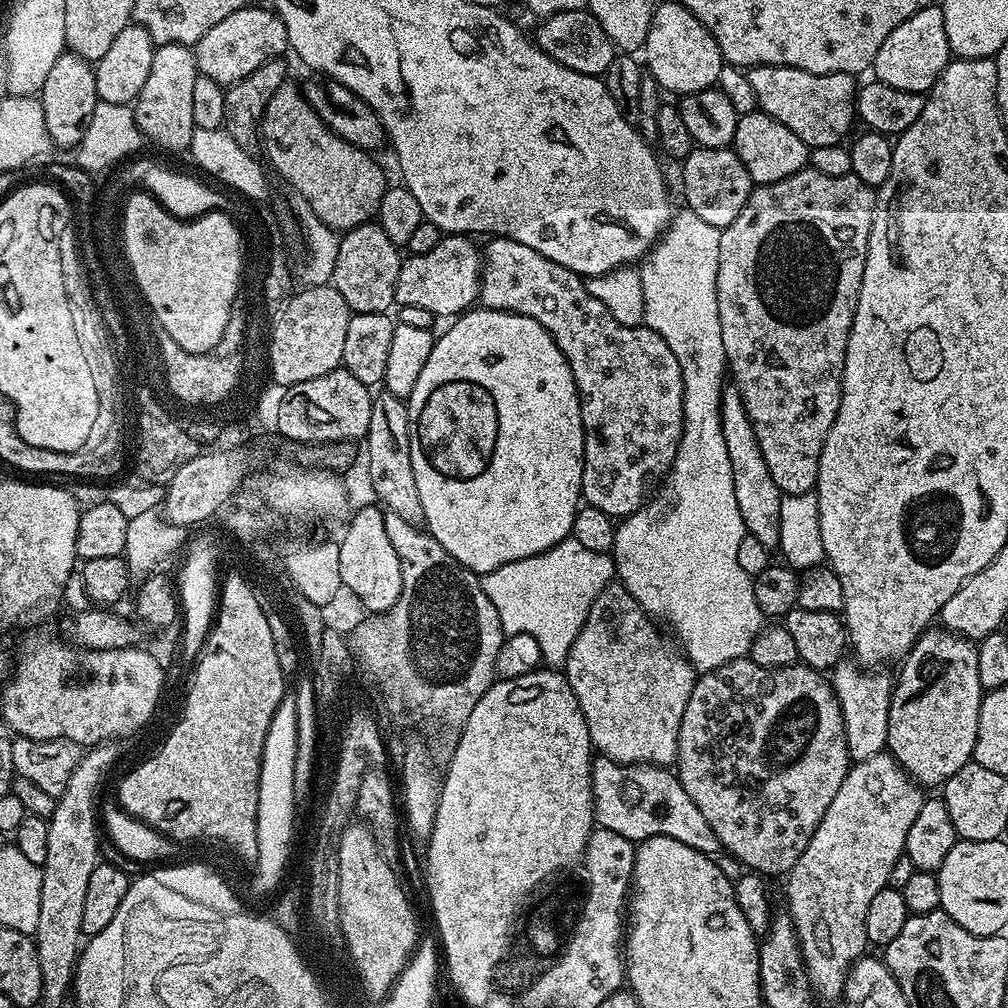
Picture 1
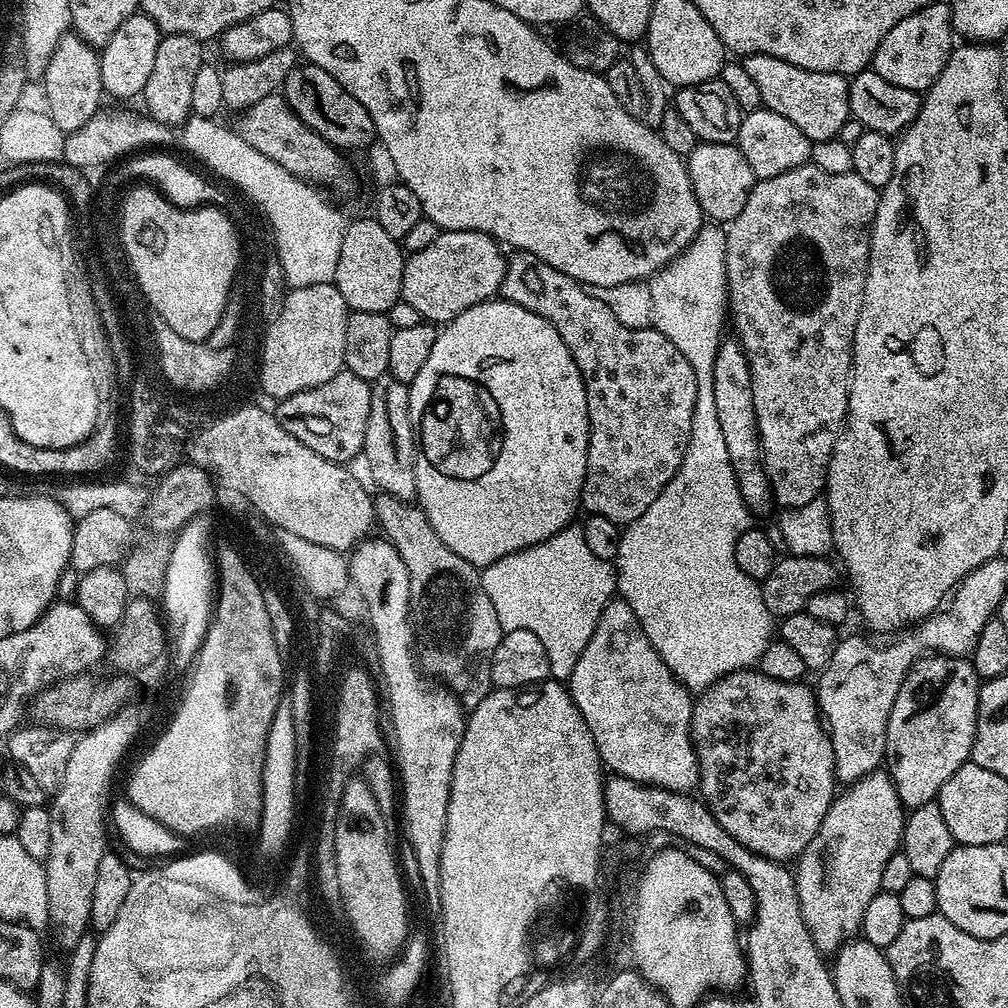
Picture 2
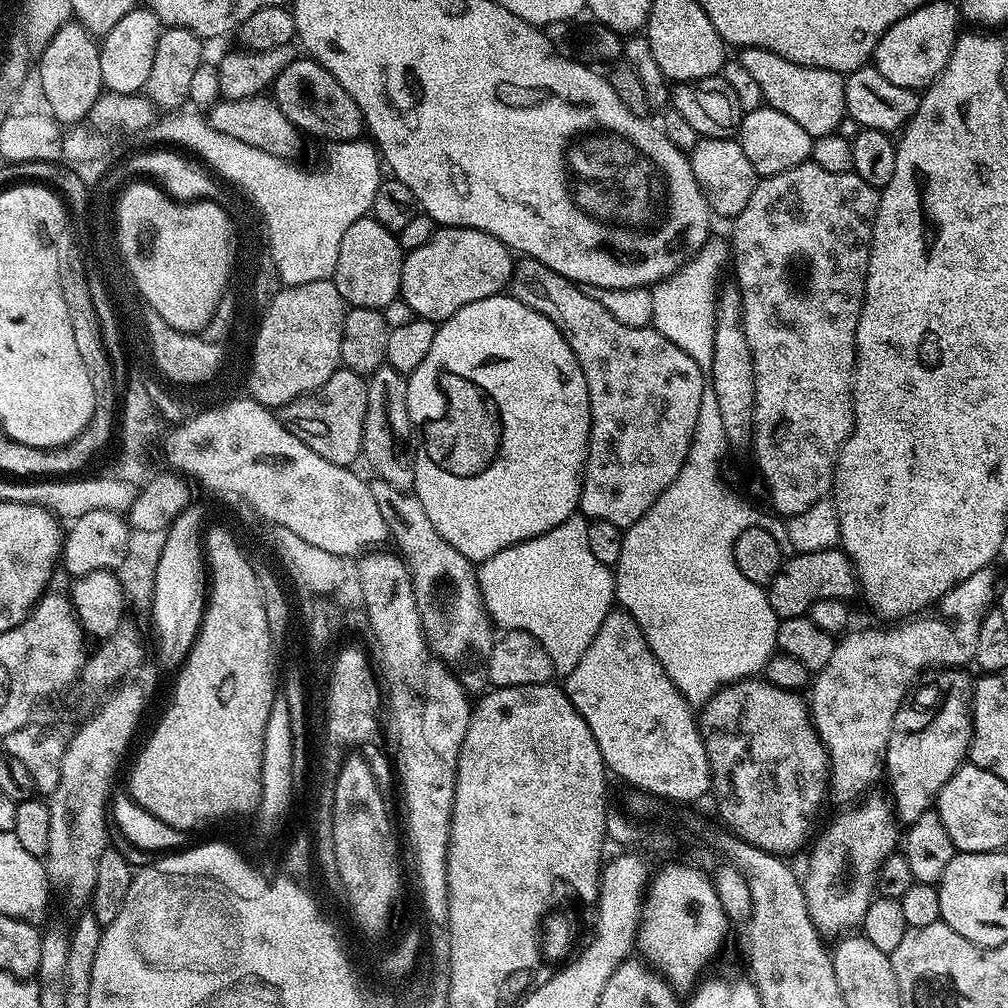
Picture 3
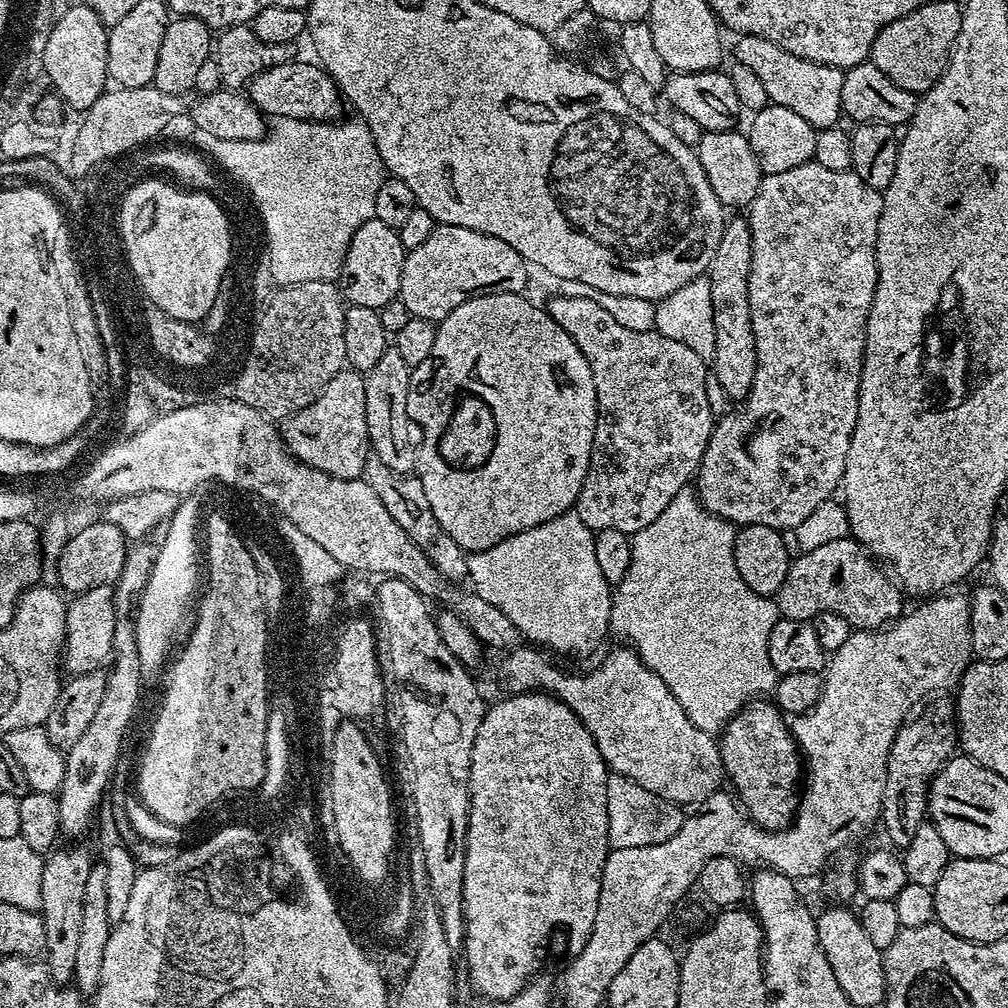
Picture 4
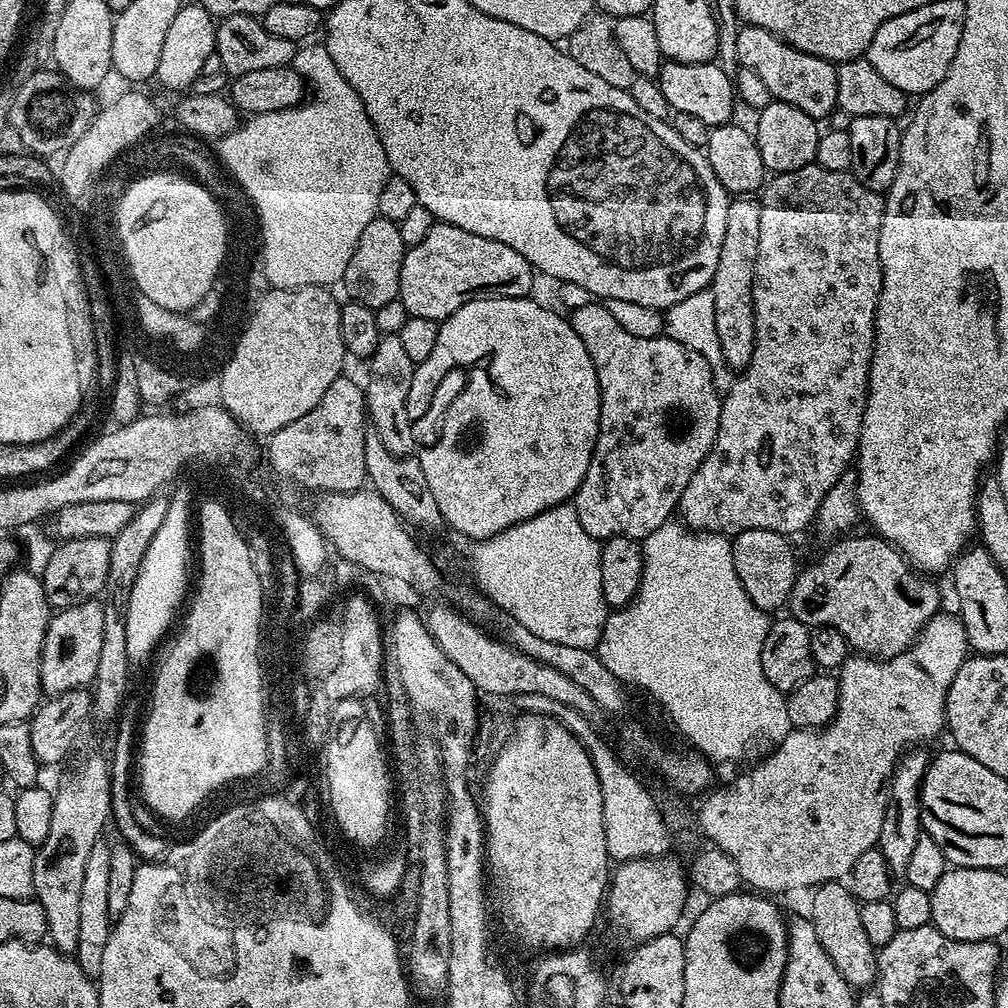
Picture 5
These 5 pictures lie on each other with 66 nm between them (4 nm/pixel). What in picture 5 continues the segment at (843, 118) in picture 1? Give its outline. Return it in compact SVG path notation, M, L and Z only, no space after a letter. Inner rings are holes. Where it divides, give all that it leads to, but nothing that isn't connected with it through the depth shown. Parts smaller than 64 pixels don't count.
M753 24L737 27L736 62L739 67L754 70L754 74L762 78L773 101L794 106L814 121L823 121L823 116L837 111L837 65L831 60L823 60L814 54L792 48L785 40L779 40L777 36L770 34L770 30L762 30Z

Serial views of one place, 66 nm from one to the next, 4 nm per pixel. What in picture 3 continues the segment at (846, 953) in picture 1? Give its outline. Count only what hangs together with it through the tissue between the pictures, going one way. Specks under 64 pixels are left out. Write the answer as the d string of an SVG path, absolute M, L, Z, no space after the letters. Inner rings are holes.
M867 800L843 811L846 813L817 838L808 858L808 873L802 876L806 906L814 926L822 934L840 934L855 929L852 927L863 921L868 903L874 898L876 870L885 857L897 851L898 825L889 801Z

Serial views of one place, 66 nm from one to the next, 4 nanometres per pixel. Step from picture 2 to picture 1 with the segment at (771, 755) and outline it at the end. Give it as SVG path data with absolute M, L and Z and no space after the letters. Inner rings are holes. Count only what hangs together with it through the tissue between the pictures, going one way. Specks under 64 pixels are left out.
M750 658L731 660L714 670L703 673L692 688L690 702L686 702L686 710L682 714L682 726L678 728L678 754L675 771L680 777L680 785L690 794L694 806L710 822L710 830L718 834L721 849L729 852L736 860L741 860L745 869L751 870L765 878L783 877L802 858L802 850L810 846L810 838L814 838L814 830L818 830L818 822L822 822L822 814L834 802L834 794L842 787L842 778L846 778L850 767L850 757L846 746L846 730L842 710L836 701L836 691L832 689L829 677L823 671L810 668L799 662L788 664L784 668L767 668L758 666Z

